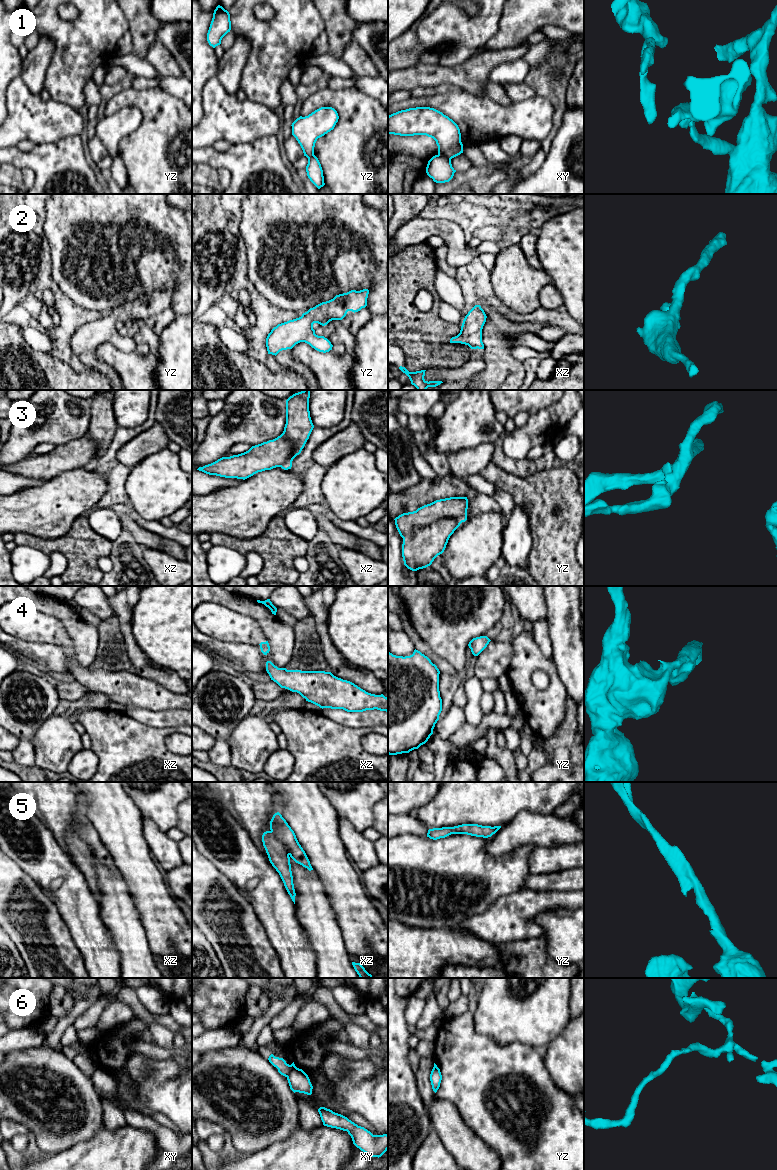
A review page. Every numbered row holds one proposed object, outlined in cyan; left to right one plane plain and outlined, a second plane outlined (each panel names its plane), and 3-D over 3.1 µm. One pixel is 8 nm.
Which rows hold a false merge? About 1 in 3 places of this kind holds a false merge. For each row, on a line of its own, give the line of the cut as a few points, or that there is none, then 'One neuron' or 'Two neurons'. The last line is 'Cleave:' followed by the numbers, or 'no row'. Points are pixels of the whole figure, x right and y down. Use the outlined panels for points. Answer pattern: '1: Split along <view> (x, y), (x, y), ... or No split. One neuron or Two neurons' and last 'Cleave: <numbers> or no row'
1: Split along xy (438, 154), (450, 159). Two neurons
2: No split. One neuron
3: No split. One neuron
4: No split. One neuron
5: No split. One neuron
6: Split along xy (295, 1066), (286, 1076). Two neurons
Cleave: 1, 6

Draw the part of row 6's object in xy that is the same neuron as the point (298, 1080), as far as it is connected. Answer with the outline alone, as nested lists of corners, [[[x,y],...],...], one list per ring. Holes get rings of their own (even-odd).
[[[296,1066],[290,1071],[287,1076],[287,1080],[290,1086],[290,1089],[295,1093],[304,1093],[307,1095],[312,1094],[313,1086],[310,1082],[308,1075]]]

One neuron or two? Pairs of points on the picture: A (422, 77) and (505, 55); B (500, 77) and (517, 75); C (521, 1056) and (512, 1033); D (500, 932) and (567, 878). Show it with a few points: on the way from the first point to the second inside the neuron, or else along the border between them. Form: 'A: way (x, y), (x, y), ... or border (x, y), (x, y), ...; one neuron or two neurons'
A: way (443, 76), (470, 76), (484, 62); one neuron
B: way (504, 75), (513, 75); one neuron
C: border (493, 1039), (500, 1044), (519, 1042), (534, 1048); two neurons
D: border (529, 888), (535, 890), (573, 891); two neurons

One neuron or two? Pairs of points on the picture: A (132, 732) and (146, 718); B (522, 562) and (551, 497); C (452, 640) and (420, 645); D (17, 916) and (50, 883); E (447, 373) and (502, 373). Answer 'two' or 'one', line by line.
A: two
B: two
C: two
D: two
E: two

